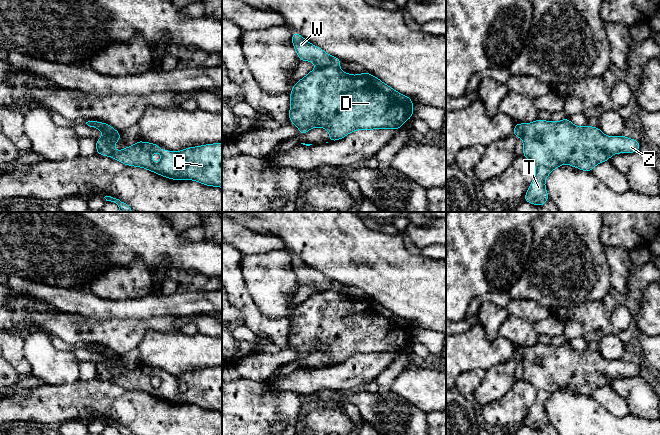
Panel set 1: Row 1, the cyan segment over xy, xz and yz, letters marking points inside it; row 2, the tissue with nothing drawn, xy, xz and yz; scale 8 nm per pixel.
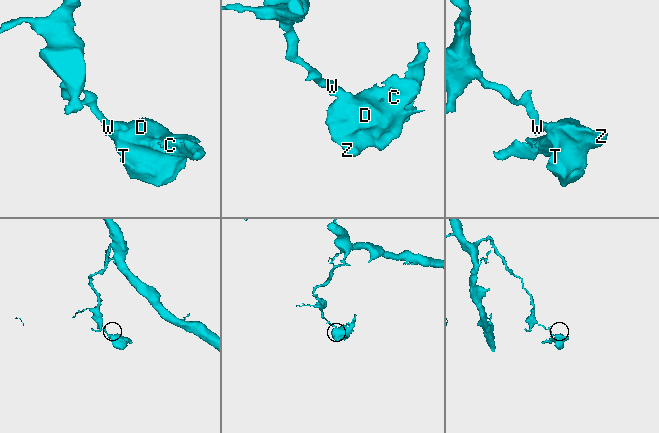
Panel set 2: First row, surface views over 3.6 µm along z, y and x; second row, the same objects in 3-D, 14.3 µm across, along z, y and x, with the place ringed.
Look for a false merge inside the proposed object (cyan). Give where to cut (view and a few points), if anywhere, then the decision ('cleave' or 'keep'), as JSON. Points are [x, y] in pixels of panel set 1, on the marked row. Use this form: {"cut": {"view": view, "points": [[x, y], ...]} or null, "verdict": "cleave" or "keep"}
{"cut": {"view": "xz", "points": [[337, 66], [319, 67]]}, "verdict": "cleave"}

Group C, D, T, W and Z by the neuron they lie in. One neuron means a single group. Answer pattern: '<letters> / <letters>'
C D T Z / W

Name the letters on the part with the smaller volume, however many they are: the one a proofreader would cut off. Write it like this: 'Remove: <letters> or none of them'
Remove: C, D, T, Z

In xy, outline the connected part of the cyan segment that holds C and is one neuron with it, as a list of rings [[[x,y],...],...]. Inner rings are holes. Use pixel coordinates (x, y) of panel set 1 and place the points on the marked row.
[[[95,122],[94,126],[104,131],[104,135],[96,140],[96,153],[99,155],[112,157],[128,166],[142,167],[169,179],[179,181],[195,180],[203,185],[222,188],[222,143],[190,147],[176,152],[173,150],[164,151],[159,145],[138,140],[130,147],[125,147],[121,151],[115,151],[113,145],[120,140],[121,132],[114,130],[109,124],[104,122]],[[154,152],[159,152],[162,155],[159,163],[153,163],[151,160],[151,154]],[[180,157],[186,159],[188,162],[187,167],[184,169],[178,164]]]

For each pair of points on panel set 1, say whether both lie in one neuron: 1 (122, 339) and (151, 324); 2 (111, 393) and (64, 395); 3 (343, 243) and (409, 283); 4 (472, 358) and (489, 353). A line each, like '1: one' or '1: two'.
1: one
2: one
3: one
4: one

